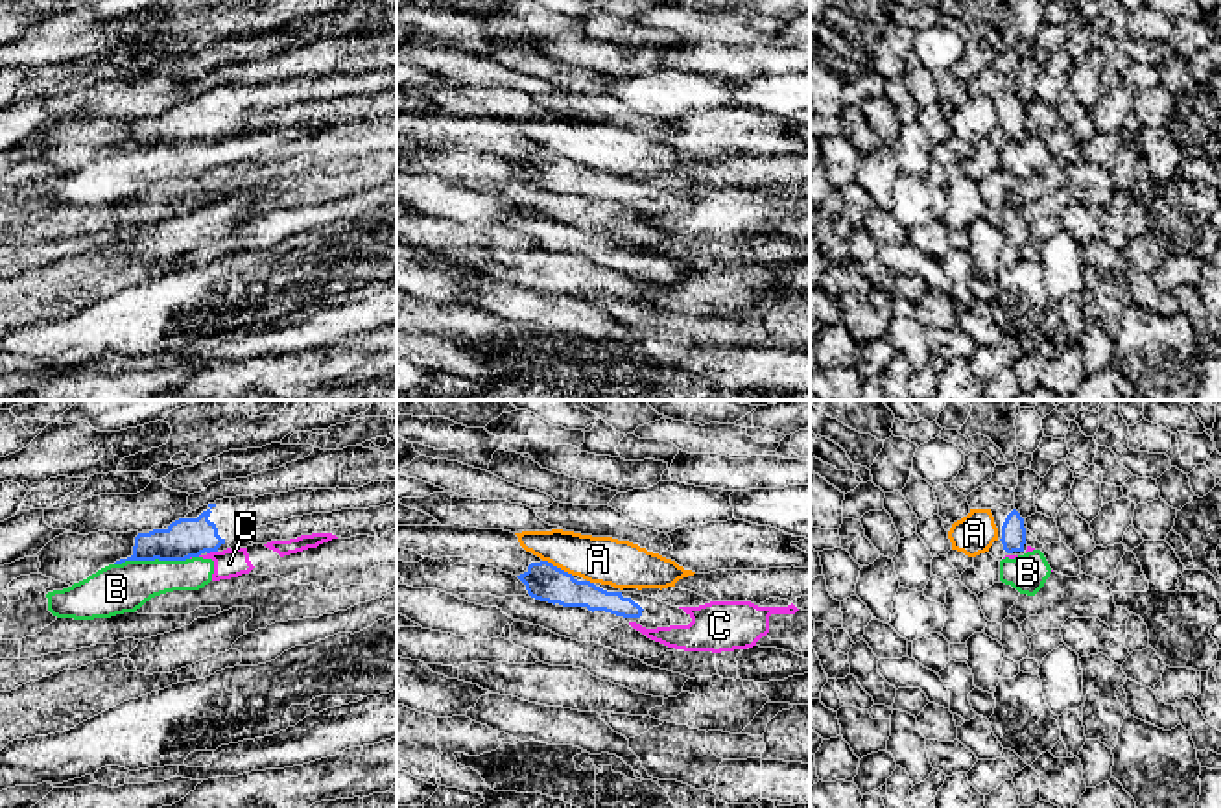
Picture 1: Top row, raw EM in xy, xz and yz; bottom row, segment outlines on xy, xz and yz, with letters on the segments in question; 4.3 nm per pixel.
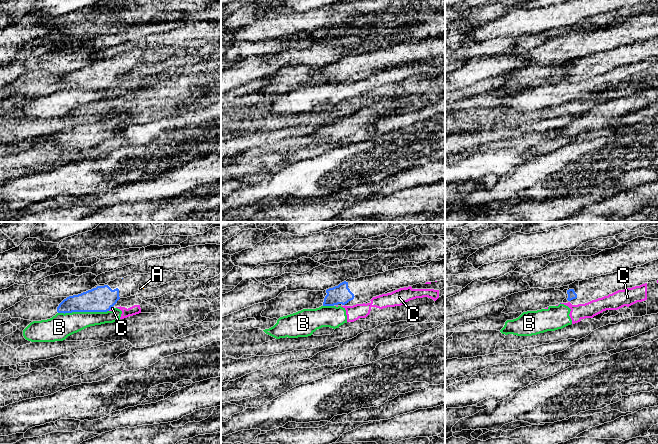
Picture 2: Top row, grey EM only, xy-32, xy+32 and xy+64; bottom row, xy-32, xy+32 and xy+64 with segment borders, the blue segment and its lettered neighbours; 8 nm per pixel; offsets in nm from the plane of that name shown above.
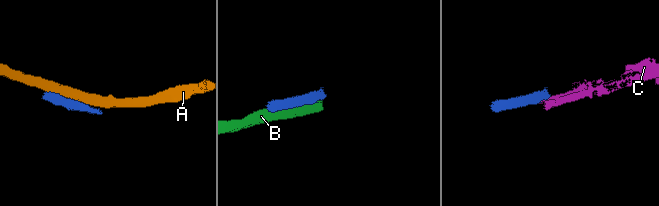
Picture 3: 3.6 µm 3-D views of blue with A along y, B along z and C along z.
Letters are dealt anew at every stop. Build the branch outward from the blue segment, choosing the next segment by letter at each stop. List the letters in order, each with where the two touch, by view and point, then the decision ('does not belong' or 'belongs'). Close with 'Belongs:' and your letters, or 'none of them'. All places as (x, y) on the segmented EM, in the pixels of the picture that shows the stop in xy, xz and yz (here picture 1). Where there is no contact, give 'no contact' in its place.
A: meets blue in xz at (556, 567); does not belong
B: meets blue in xy at (152, 559); does not belong
C: meets blue in xy at (211, 550); does not belong
Belongs: none of them

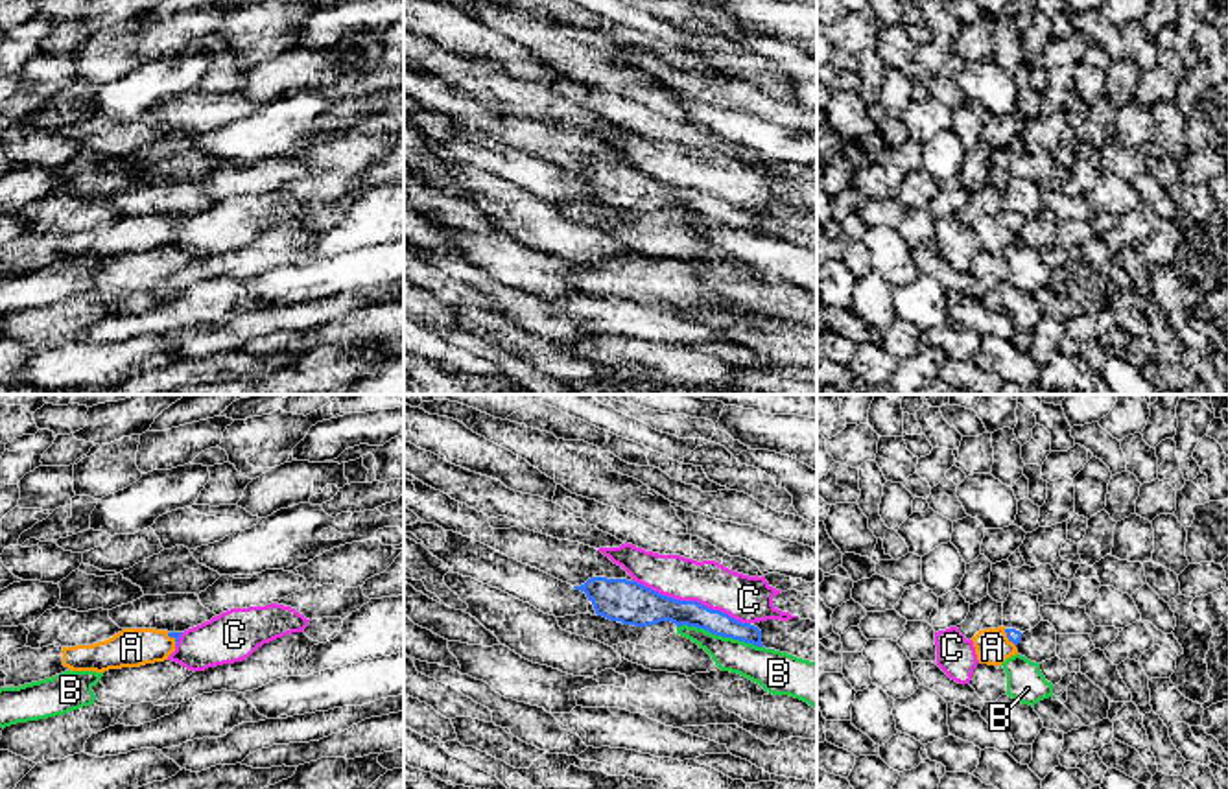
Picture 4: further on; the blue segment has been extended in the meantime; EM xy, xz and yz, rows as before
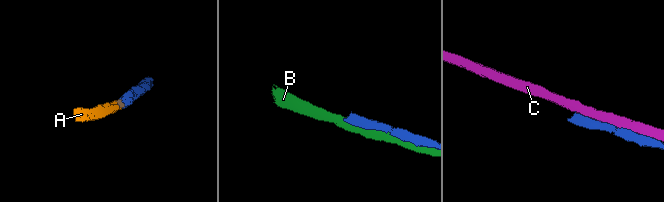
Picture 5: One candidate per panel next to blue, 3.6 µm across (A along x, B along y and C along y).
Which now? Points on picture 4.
A: meets blue in yz at (1007, 636); belongs
B: meets blue in xz at (720, 635); does not belong
C: meets blue in xz at (692, 601); does not belong
Belongs: A

